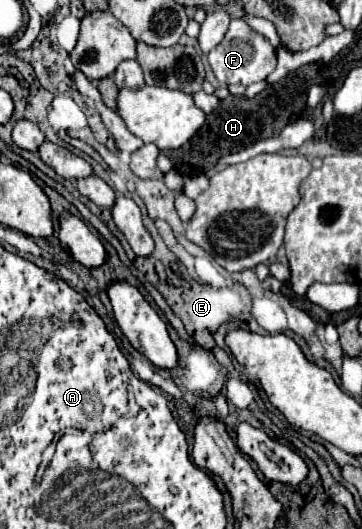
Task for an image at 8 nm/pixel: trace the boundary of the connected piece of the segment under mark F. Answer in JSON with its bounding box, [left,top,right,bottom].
[209,19,277,85]

